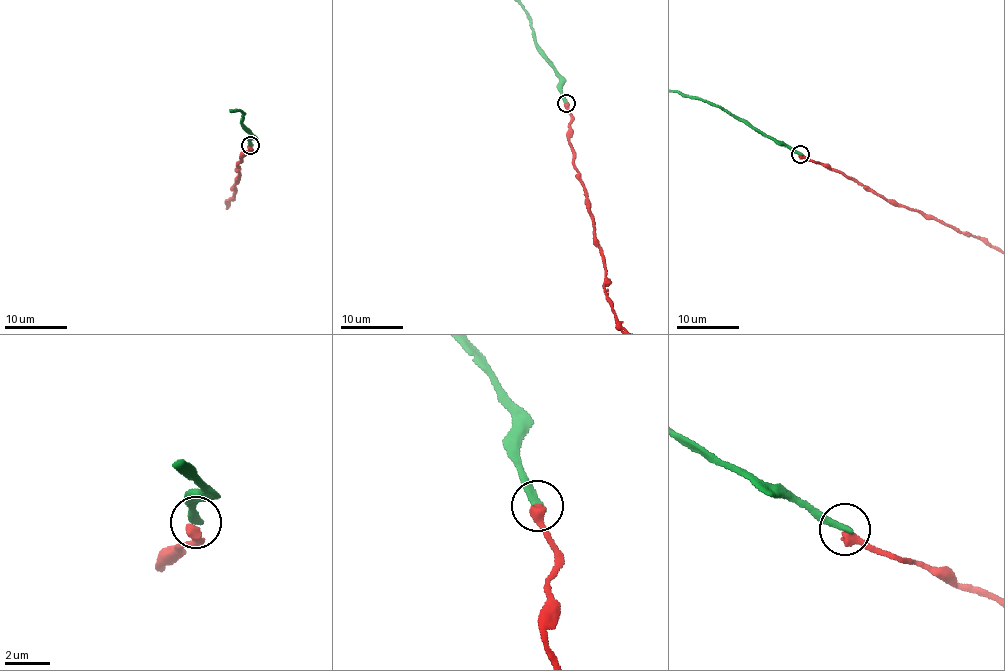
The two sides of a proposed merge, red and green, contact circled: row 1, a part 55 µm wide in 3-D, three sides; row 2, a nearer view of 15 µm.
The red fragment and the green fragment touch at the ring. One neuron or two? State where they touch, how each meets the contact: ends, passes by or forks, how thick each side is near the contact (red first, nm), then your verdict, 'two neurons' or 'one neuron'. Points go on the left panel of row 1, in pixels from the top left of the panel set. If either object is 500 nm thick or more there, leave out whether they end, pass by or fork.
(250, 145) | red ends | green ends | 440/380 nm | two neurons

